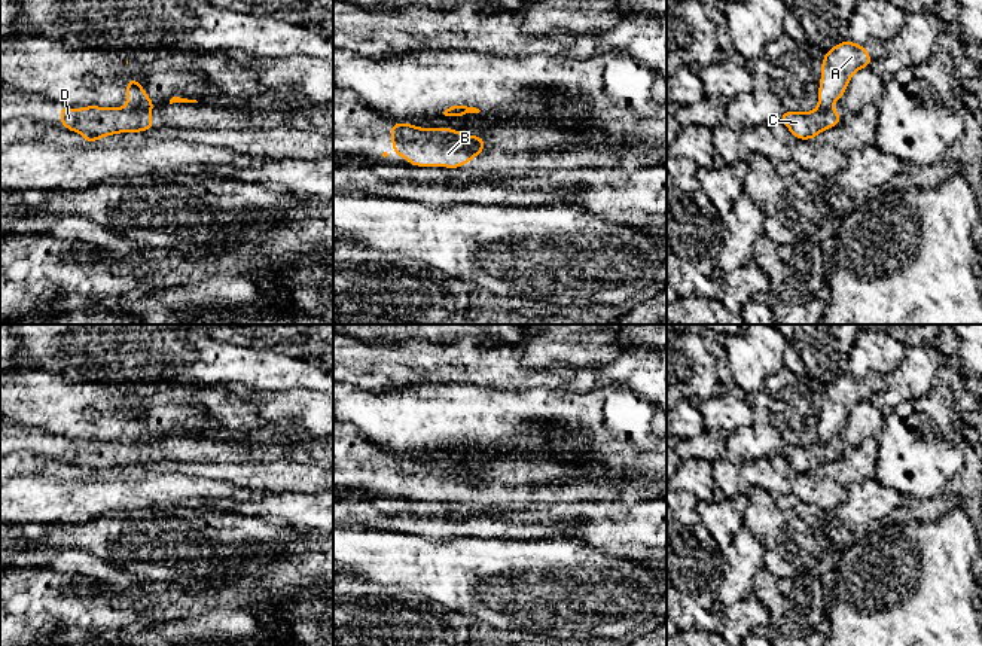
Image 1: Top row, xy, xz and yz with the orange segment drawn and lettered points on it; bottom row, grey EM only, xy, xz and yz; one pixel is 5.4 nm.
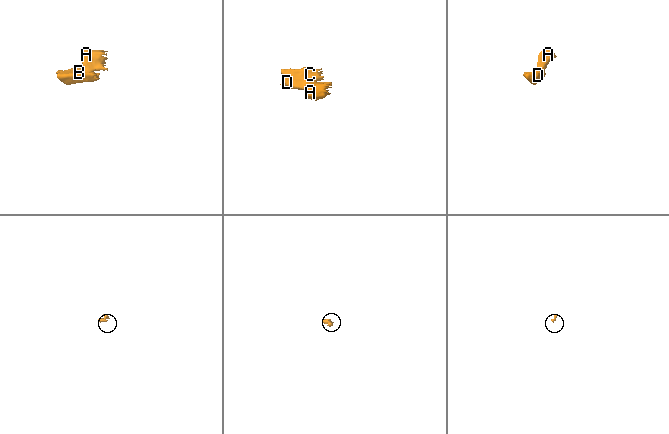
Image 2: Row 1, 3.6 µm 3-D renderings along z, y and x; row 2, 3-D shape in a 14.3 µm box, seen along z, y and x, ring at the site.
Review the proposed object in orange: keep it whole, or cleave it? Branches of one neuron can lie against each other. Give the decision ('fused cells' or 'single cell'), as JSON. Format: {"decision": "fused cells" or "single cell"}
{"decision": "fused cells"}

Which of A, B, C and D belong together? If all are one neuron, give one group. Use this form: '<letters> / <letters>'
A / B C D

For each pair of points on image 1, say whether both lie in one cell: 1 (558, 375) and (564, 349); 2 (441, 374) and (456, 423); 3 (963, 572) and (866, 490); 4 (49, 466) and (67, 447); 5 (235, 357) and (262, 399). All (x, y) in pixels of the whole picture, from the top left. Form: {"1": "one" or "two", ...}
{"1": "two", "2": "two", "3": "two", "4": "two", "5": "two"}

